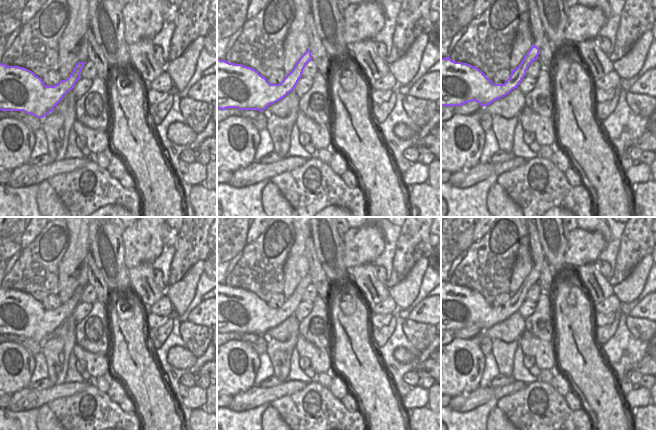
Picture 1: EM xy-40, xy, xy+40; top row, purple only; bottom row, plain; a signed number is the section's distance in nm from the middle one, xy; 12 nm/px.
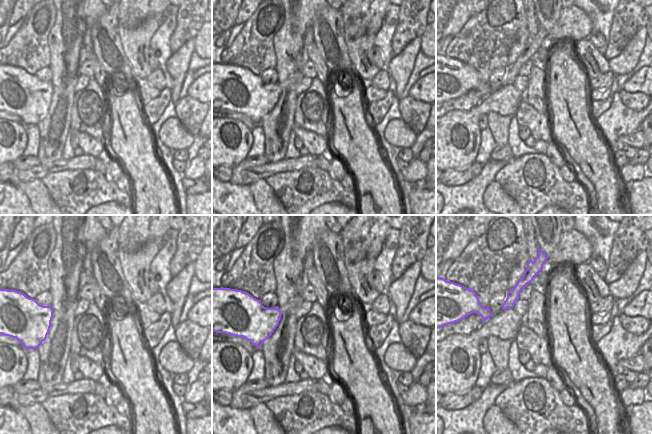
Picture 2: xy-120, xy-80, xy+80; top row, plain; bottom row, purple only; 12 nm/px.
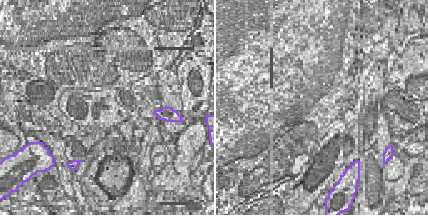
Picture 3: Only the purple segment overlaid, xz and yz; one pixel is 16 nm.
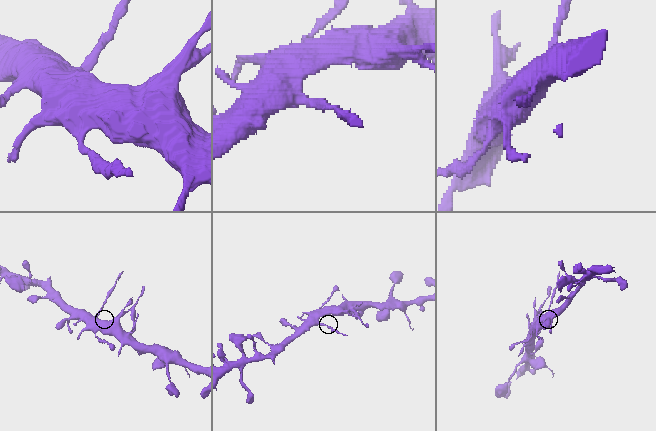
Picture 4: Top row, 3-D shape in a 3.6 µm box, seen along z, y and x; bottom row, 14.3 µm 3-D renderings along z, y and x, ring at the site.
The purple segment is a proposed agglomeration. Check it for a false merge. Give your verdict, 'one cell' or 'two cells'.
two cells

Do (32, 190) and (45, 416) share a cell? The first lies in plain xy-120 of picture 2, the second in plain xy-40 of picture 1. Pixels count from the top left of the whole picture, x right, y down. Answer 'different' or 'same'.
same

